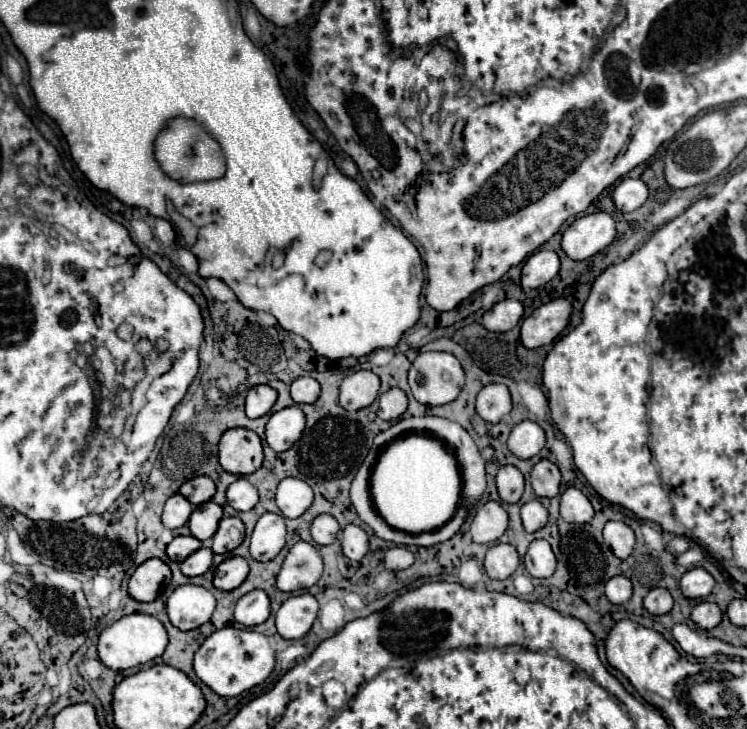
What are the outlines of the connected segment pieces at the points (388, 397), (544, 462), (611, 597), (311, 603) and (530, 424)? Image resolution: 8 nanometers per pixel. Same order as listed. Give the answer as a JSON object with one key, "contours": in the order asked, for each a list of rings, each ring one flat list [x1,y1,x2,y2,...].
{"contours":[[[392,387,380,395,380,409,378,417,384,421,396,421,408,409,408,399,402,389]],[[540,459,532,467,530,481,532,481,532,489,538,497,556,497,560,493,560,471,548,459]],[[616,575,610,581,606,581,606,597,614,605,622,605,632,597,632,583,624,575]],[[310,593,286,599,276,613,276,629,284,639,304,637,318,615,318,601]],[[526,419,512,429,508,437,508,449,520,459,530,459,540,453,540,449,544,447,544,441,546,441,544,429,538,423]]]}

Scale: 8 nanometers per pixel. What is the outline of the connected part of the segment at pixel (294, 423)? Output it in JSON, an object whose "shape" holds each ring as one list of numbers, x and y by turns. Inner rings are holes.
{"shape":[[292,405,270,415,264,435,268,445,276,453,282,453,300,439,302,431,304,431,304,413,296,405]]}

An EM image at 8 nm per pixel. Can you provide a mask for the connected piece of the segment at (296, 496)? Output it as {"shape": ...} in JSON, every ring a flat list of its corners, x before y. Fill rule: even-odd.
{"shape":[[286,477,280,481,276,491,276,505,280,507,284,517,296,519,312,505,314,493,306,481,296,477]]}

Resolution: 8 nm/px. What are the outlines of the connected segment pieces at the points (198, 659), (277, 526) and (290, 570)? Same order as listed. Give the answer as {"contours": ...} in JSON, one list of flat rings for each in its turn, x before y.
{"contours":[[[218,629,214,631,194,655,194,671,202,683,206,683,220,697,234,697,242,691,262,683,274,669,274,651,266,635,250,629]],[[264,513,250,537,250,555,256,561,274,559,286,543,284,517,278,513]],[[298,541,286,555,276,577,280,591,300,591,312,587,322,575,322,557,312,543]]]}

